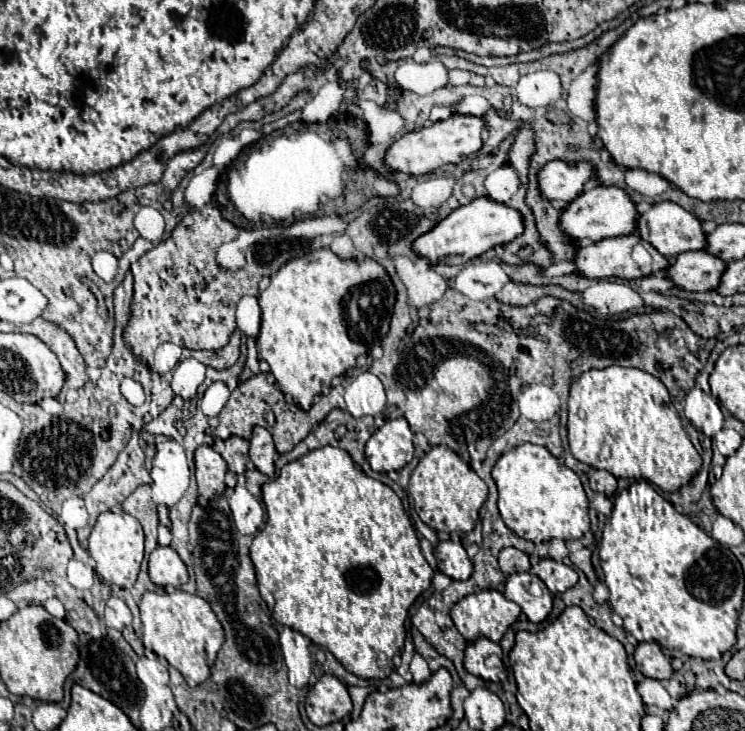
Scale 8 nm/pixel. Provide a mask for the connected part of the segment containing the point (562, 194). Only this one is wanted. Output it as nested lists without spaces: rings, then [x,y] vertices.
[[[550,161],[540,171],[540,191],[548,201],[574,201],[584,185],[596,177],[596,165],[590,161]]]

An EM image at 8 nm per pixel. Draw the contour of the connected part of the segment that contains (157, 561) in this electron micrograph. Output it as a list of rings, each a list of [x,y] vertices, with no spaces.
[[[156,547],[148,559],[148,573],[158,587],[180,587],[188,583],[188,571],[172,547]]]

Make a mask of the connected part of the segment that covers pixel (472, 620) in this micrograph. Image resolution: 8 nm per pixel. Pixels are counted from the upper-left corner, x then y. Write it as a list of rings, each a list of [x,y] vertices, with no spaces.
[[[484,589],[458,601],[450,615],[456,629],[468,643],[476,641],[478,637],[498,643],[506,629],[518,619],[520,607],[506,599],[500,591]]]

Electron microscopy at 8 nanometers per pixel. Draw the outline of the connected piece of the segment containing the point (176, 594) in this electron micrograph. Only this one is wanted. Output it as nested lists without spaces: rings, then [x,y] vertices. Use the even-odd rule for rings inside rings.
[[[172,589],[166,593],[146,593],[140,601],[140,613],[144,647],[176,667],[190,687],[204,683],[210,677],[210,667],[224,643],[222,625],[210,605],[198,595]]]

